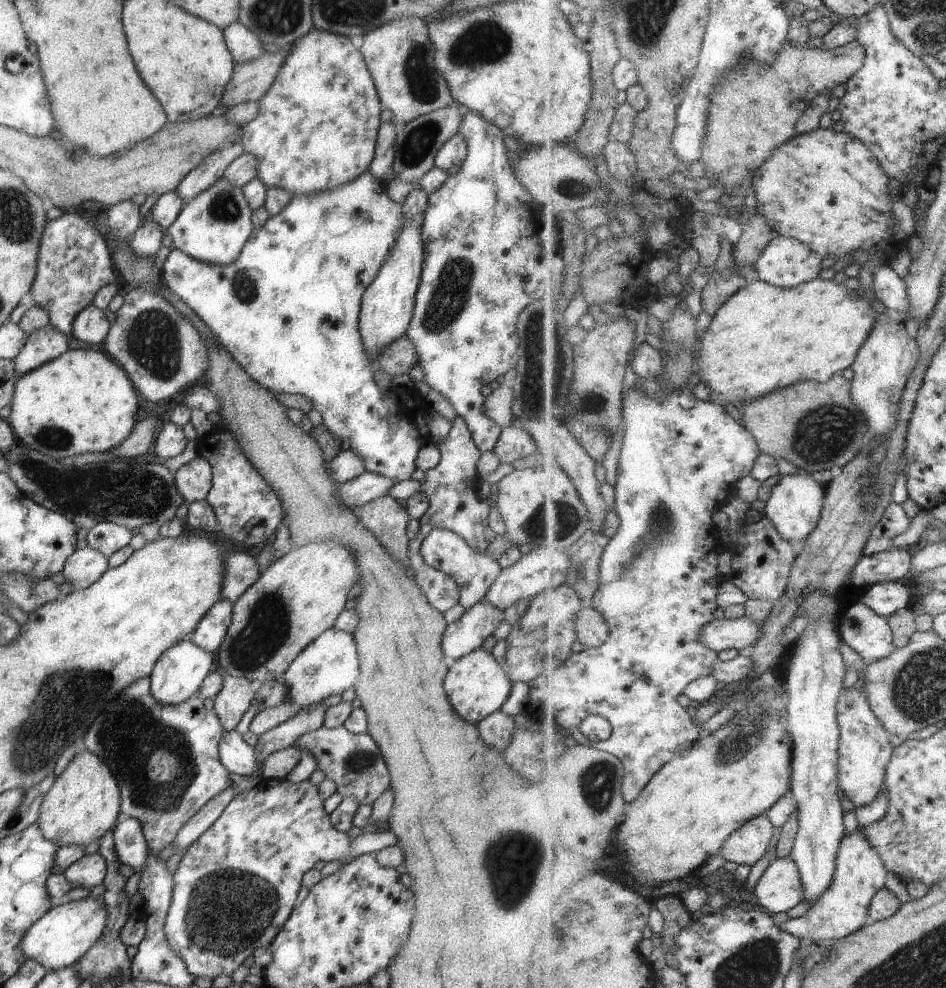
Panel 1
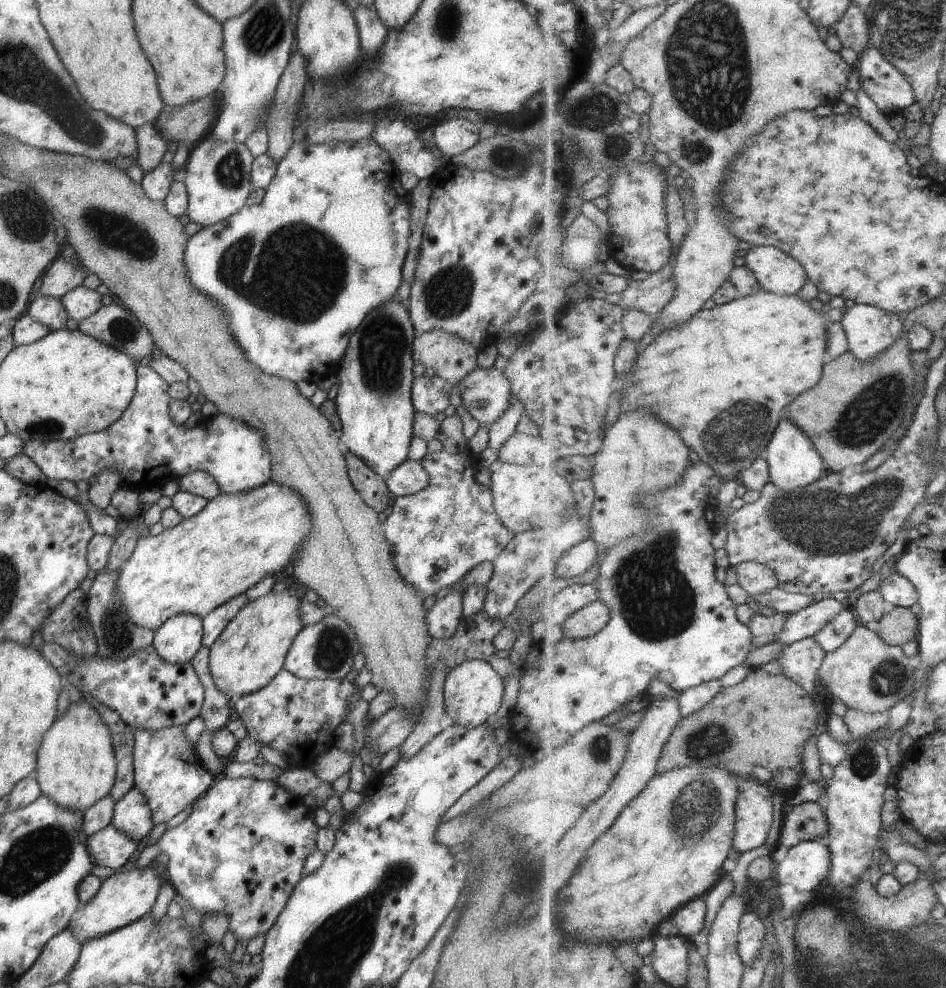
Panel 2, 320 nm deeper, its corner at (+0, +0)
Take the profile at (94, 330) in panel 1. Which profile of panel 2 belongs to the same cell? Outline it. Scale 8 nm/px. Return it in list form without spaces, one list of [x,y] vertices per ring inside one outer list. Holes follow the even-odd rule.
[[[81,284],[67,291],[60,300],[68,317],[77,322],[93,314],[101,306],[100,297],[95,289],[84,287]]]

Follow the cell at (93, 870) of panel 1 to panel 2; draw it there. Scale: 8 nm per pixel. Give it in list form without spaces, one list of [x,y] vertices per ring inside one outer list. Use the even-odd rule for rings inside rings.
[[[111,822],[90,834],[86,841],[94,866],[117,871],[126,862],[130,862],[132,856],[139,854],[138,842],[114,827]]]

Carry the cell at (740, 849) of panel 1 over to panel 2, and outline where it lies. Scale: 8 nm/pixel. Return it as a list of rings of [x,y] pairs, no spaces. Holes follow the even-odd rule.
[[[743,780],[739,785],[736,802],[735,846],[736,850],[747,852],[767,842],[775,807],[771,790],[757,780]]]

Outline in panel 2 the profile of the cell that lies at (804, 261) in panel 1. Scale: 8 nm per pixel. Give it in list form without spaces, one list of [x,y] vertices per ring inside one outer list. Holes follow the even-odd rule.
[[[761,245],[746,251],[744,256],[745,266],[749,267],[763,290],[779,296],[795,295],[805,282],[809,281],[807,271],[791,255],[785,254],[779,247]]]

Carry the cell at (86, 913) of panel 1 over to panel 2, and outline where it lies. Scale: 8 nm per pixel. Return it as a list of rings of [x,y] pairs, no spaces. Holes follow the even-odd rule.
[[[156,863],[147,867],[117,871],[100,884],[100,889],[92,900],[81,905],[72,914],[68,926],[74,935],[81,941],[93,938],[95,935],[104,935],[107,931],[125,926],[135,919],[150,912],[155,896],[160,888],[160,874],[162,869]]]

